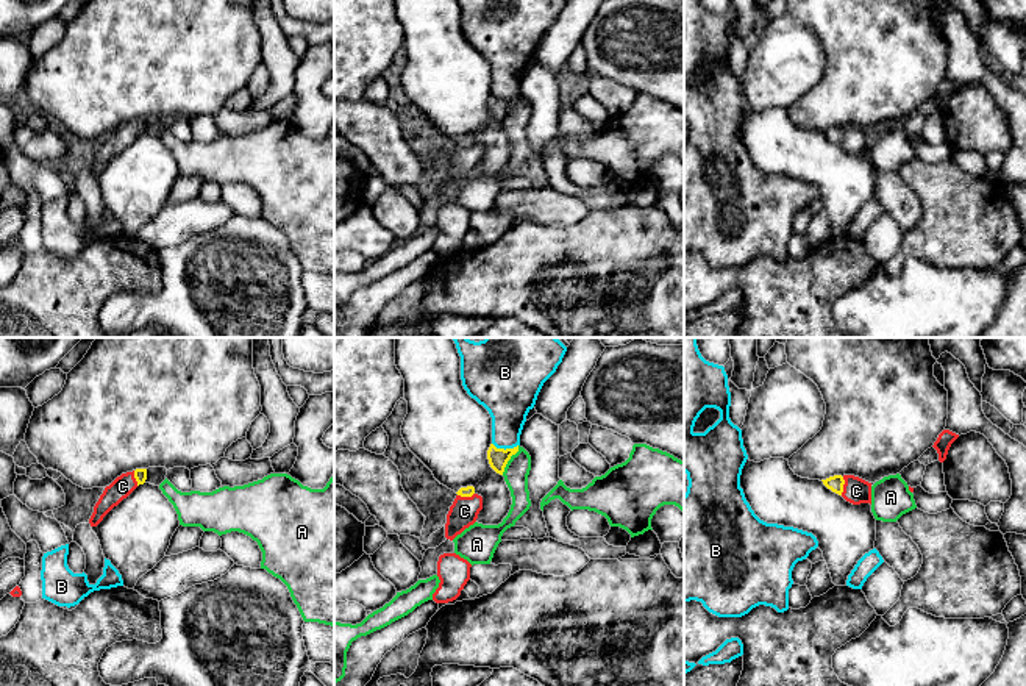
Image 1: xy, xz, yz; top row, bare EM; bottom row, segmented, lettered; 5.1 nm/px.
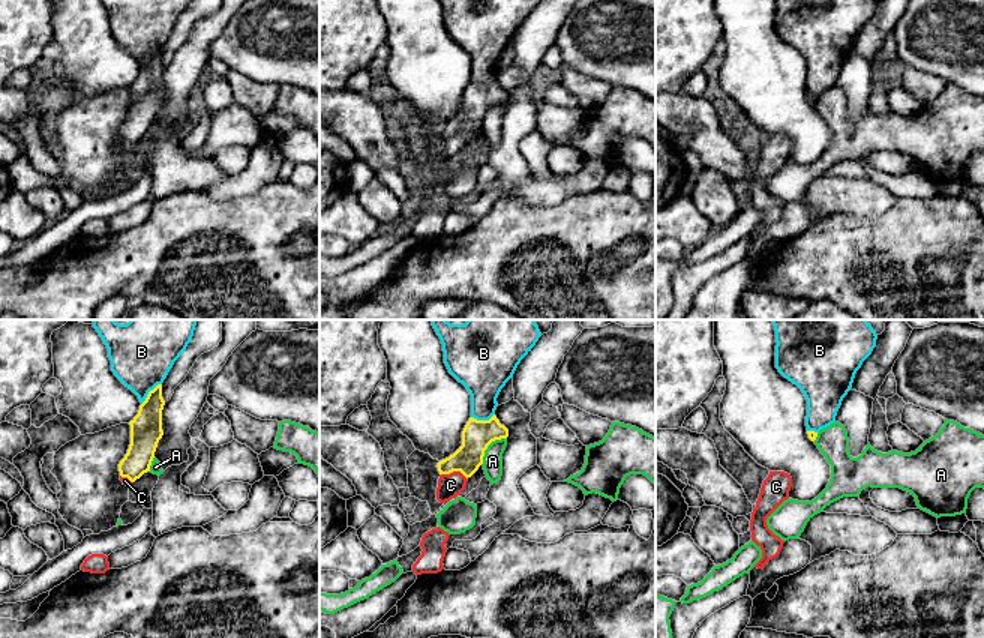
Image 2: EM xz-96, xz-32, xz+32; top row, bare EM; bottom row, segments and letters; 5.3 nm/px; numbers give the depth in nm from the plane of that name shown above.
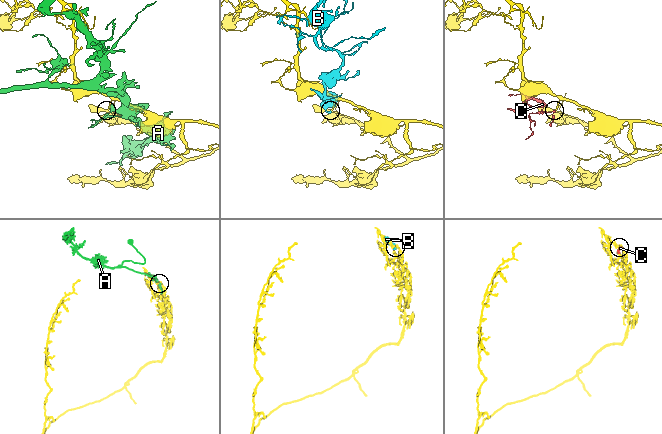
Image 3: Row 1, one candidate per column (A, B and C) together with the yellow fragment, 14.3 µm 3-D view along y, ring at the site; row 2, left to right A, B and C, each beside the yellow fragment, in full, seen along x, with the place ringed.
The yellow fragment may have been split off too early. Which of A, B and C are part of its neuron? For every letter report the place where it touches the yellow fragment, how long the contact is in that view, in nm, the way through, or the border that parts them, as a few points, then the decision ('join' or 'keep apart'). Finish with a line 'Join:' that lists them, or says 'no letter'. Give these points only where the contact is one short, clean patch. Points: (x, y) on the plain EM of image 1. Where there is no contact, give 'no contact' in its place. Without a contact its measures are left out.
A: contact xz (509, 108); length 180 nm; keep apart
B: contact xz (503, 99); length 140 nm; keep apart
C: contact yz (842, 136); length 100 nm; way yz (836, 133), (842, 136), (856, 141); join
Join: C

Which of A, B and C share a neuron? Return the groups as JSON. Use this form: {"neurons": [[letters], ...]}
{"neurons": [["A"], ["B"], ["C"]]}

